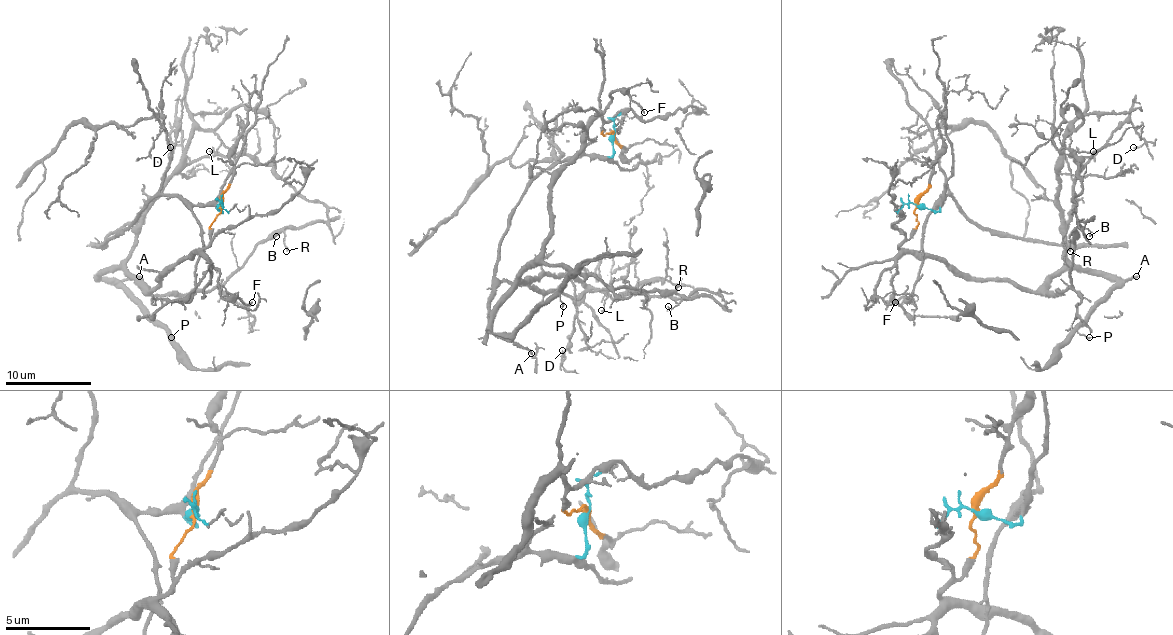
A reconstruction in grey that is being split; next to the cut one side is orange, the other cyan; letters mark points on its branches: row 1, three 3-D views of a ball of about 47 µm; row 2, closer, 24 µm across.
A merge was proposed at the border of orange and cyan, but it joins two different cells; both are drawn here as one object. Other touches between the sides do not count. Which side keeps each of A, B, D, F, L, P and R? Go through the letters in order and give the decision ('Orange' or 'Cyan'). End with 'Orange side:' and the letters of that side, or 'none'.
A: Orange
B: Orange
D: Cyan
F: Orange
L: Cyan
P: Orange
R: Orange
Orange side: A, B, F, P, R

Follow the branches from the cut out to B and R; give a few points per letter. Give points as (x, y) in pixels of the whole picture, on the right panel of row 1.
B: (917, 206), (902, 249), (932, 254), (969, 279), (1012, 279), (1046, 295), (1070, 284), (1075, 230), (1090, 236)
R: (917, 206), (902, 249), (932, 254), (969, 279), (1012, 279), (1055, 295), (1070, 284), (1072, 232), (1070, 251)

